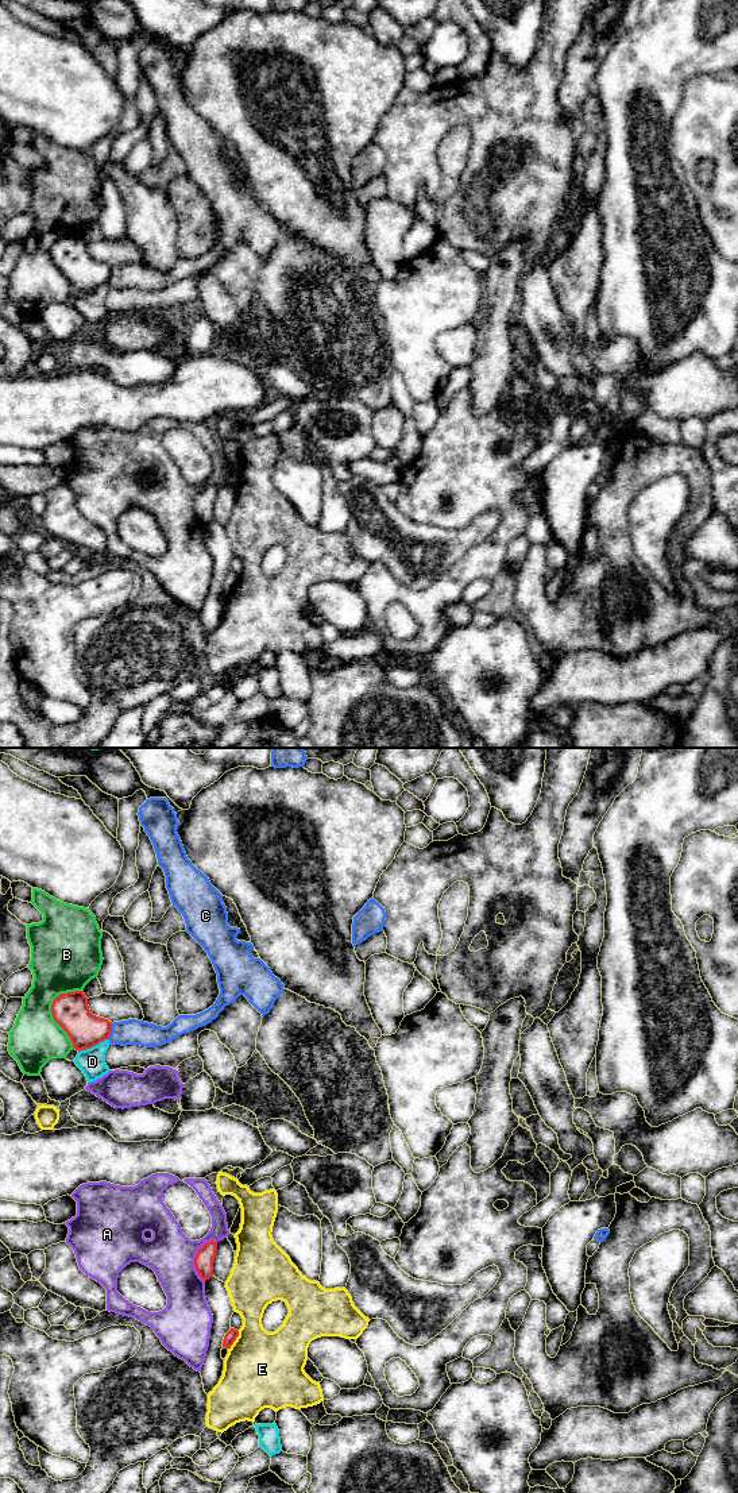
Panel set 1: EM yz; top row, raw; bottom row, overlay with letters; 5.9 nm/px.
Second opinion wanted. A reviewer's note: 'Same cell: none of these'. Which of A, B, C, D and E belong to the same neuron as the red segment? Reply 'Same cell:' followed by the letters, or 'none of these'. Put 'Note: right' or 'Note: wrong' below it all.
Same cell: E
Note: wrong

